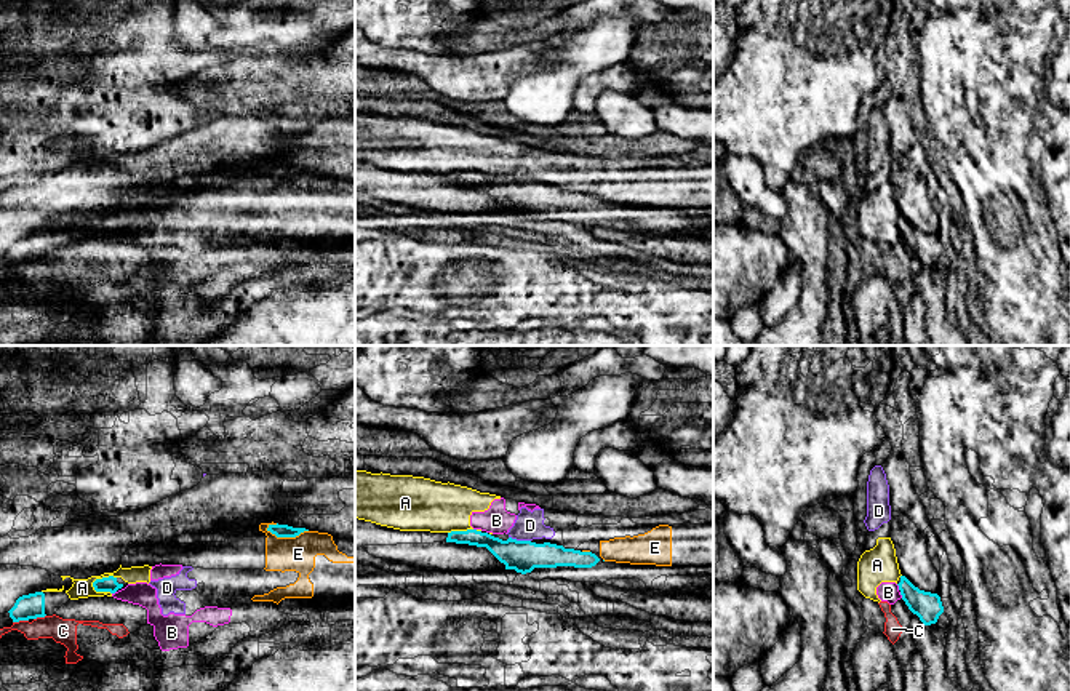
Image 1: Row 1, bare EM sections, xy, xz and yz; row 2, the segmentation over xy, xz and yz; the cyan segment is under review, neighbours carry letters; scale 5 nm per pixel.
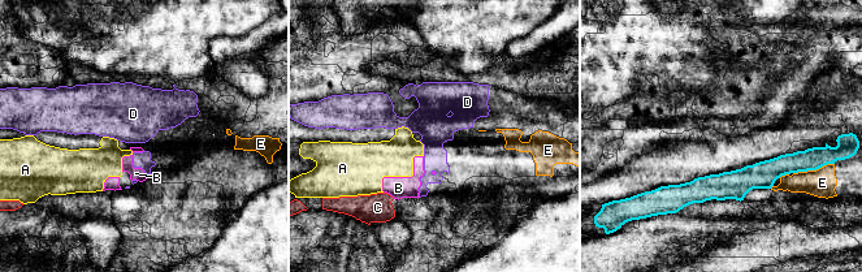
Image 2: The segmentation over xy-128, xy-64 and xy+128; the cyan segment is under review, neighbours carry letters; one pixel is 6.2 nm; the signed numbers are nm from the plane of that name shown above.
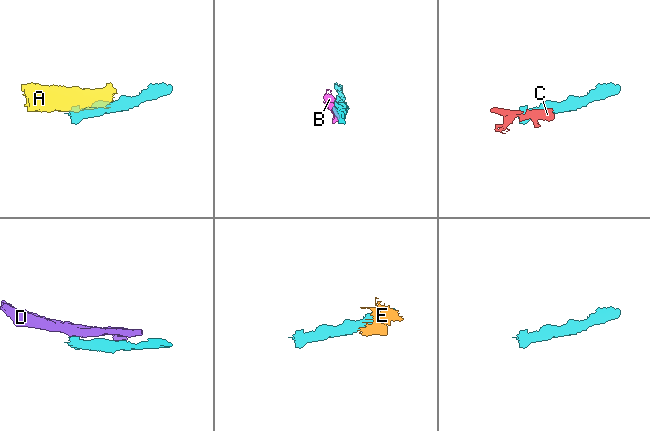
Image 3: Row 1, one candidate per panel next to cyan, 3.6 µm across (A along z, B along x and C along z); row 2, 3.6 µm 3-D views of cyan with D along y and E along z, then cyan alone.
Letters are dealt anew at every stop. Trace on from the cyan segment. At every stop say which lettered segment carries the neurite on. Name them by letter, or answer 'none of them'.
none of them

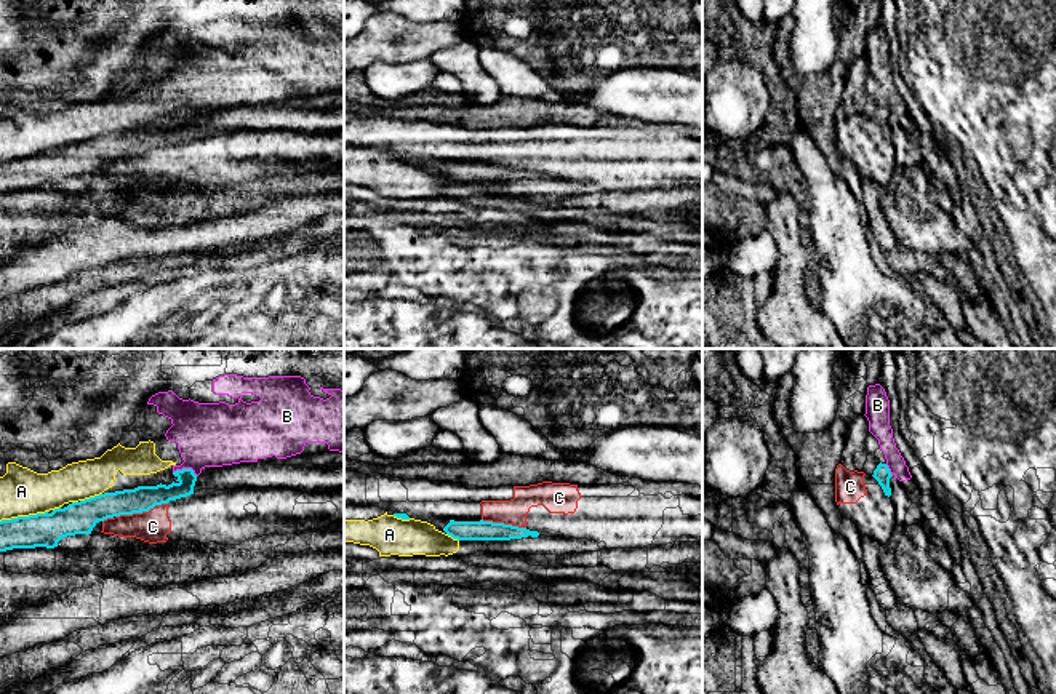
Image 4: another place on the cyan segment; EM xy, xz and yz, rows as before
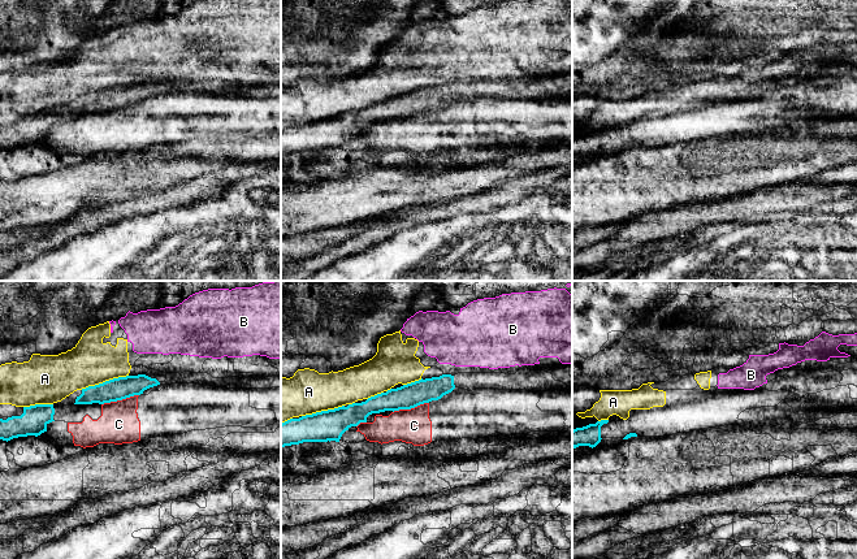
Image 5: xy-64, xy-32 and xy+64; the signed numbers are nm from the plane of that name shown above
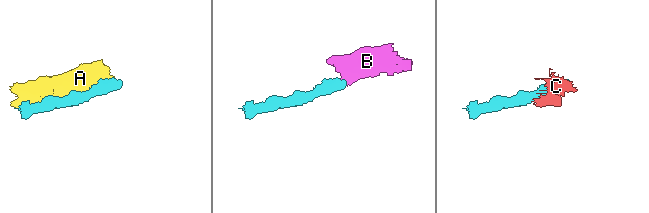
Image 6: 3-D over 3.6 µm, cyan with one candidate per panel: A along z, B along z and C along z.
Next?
none of them

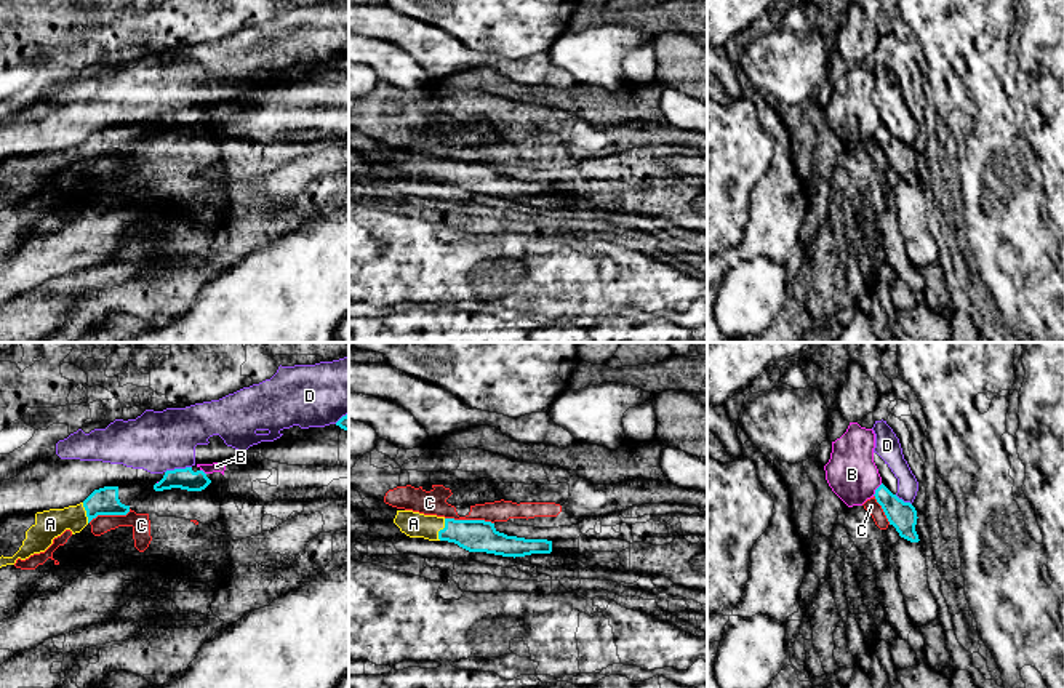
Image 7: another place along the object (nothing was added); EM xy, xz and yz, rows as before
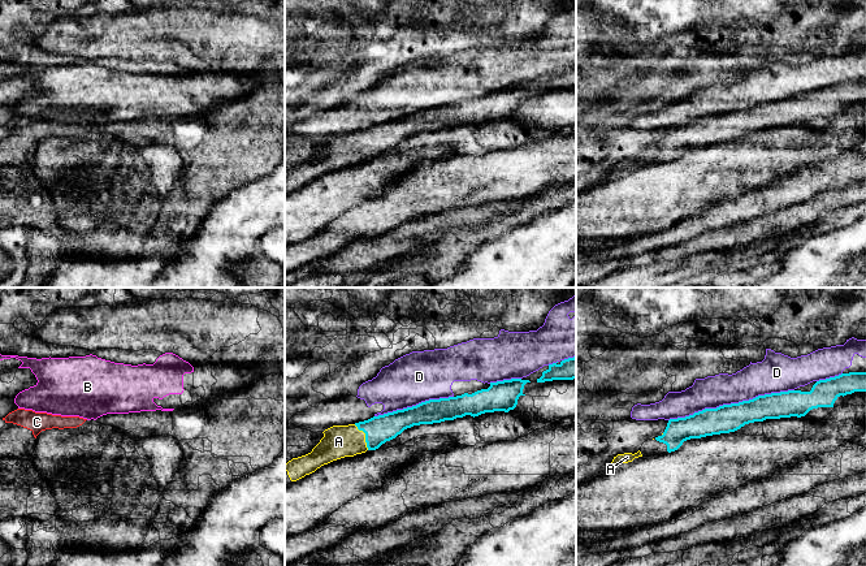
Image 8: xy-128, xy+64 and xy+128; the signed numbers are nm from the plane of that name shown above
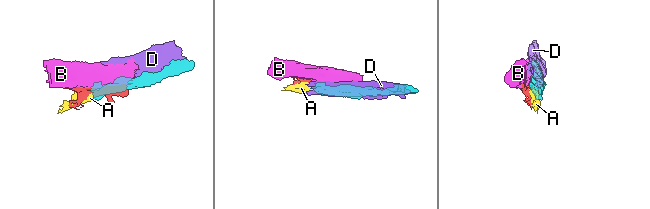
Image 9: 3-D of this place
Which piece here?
A

